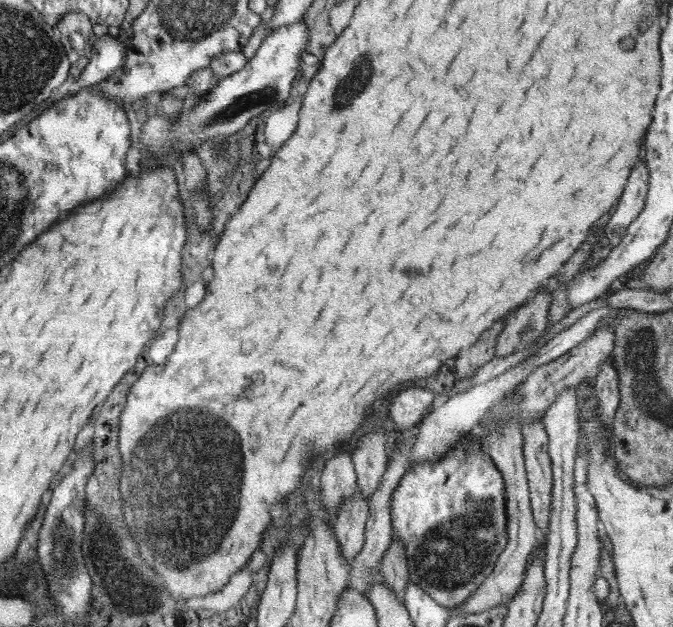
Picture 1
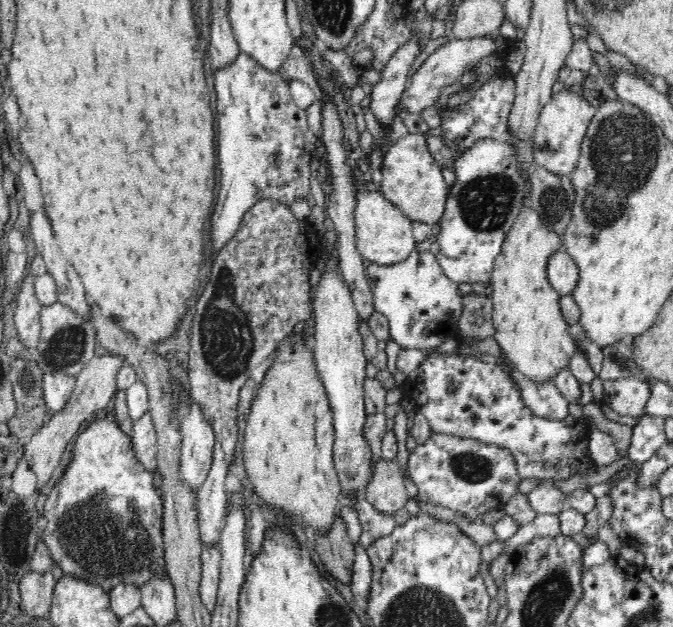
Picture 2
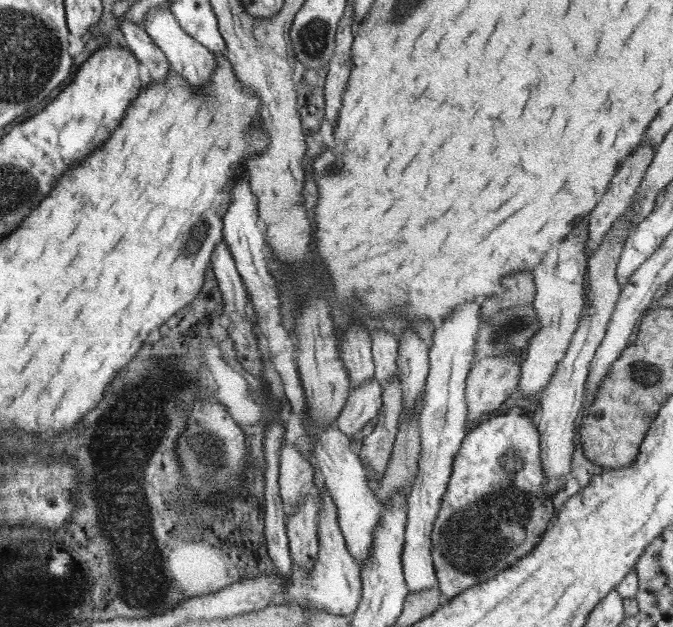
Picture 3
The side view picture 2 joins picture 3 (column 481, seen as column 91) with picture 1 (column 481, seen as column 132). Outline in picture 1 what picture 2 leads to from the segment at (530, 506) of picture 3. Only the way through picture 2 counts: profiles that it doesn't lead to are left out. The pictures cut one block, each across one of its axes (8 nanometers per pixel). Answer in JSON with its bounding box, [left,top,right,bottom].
[388,432,507,609]

